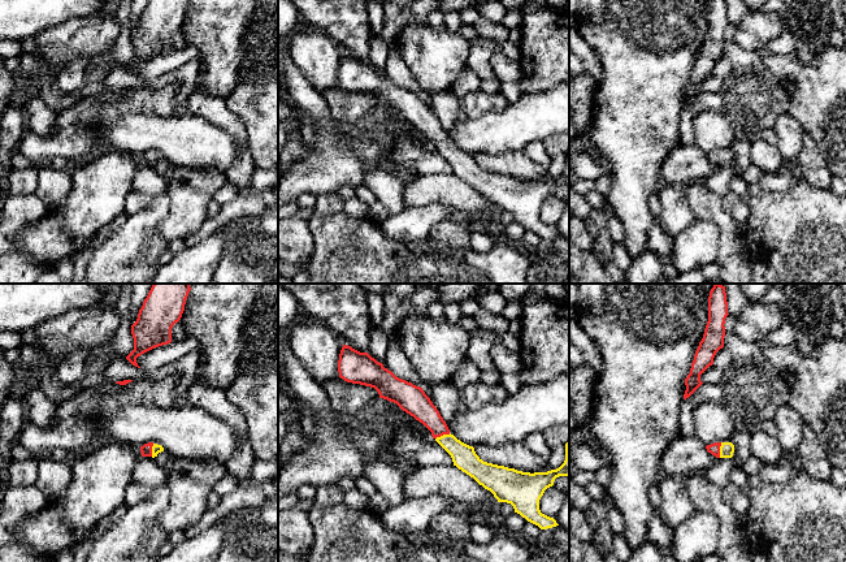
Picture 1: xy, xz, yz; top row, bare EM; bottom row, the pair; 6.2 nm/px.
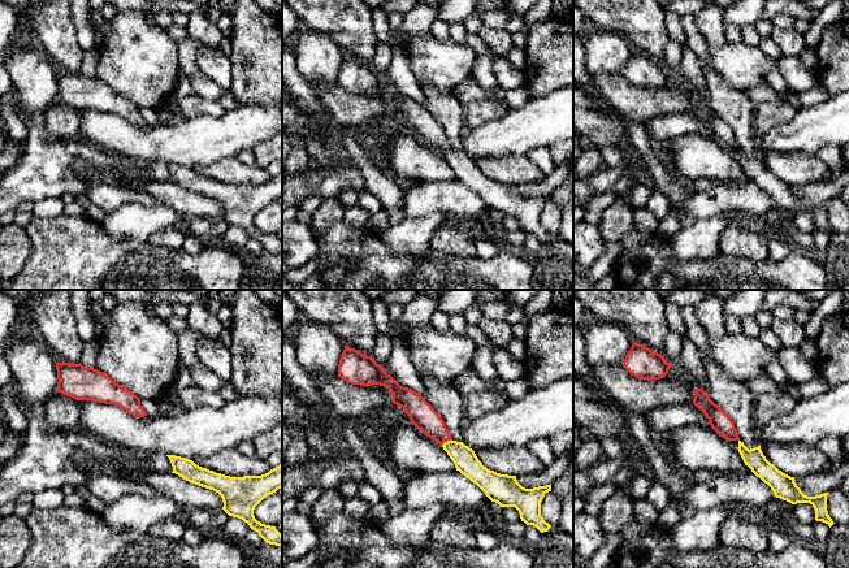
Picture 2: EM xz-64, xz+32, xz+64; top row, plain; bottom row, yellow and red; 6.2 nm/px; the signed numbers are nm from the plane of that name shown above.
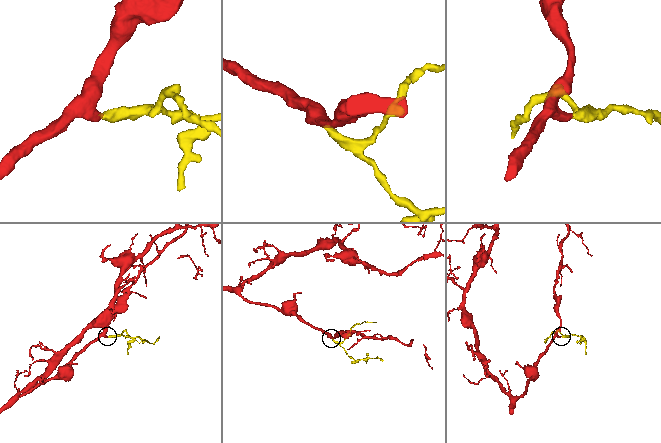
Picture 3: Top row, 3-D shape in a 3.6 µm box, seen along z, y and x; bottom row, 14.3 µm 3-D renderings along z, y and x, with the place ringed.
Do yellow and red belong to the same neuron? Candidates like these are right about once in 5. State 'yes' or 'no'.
yes

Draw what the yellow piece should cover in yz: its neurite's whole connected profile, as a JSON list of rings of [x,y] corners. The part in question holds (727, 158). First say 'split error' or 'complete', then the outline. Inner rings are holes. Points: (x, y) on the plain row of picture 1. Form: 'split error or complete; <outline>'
split error; [[[715,151],[707,154],[706,157],[716,167],[732,167],[734,161],[734,154],[732,151]]]

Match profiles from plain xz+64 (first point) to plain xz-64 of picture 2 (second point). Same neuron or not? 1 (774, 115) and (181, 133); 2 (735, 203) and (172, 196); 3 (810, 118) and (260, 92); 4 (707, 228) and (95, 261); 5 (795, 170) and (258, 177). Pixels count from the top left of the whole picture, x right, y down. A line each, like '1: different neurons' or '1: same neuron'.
1: different neurons
2: same neuron
3: different neurons
4: different neurons
5: same neuron

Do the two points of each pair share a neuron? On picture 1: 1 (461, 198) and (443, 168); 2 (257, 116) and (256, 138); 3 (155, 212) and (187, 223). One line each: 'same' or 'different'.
1: different
2: same
3: different

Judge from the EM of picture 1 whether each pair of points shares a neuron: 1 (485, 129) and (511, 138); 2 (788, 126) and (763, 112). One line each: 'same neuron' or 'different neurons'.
1: same neuron
2: different neurons

